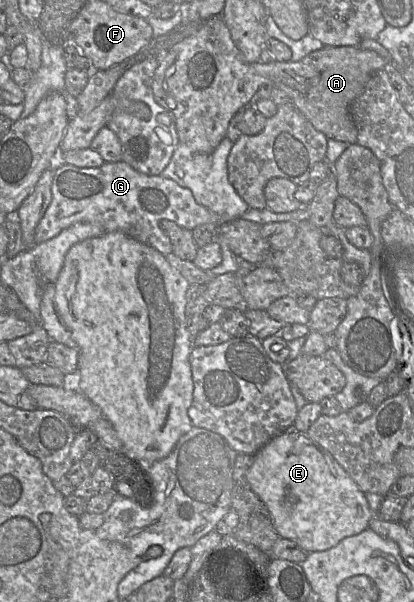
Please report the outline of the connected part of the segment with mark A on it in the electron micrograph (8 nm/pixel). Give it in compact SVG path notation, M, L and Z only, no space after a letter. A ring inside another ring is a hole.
M222 16L207 19L192 35L173 45L155 70L152 90L155 101L174 116L178 138L192 153L211 154L226 137L232 117L241 108L249 105L262 85L283 90L291 103L308 119L313 127L328 139L355 144L357 129L349 114L349 105L359 97L370 77L384 69L386 62L376 52L359 46L324 46L313 51L297 62L248 63L234 44L231 33ZM172 96L176 107L169 109L167 99Z

